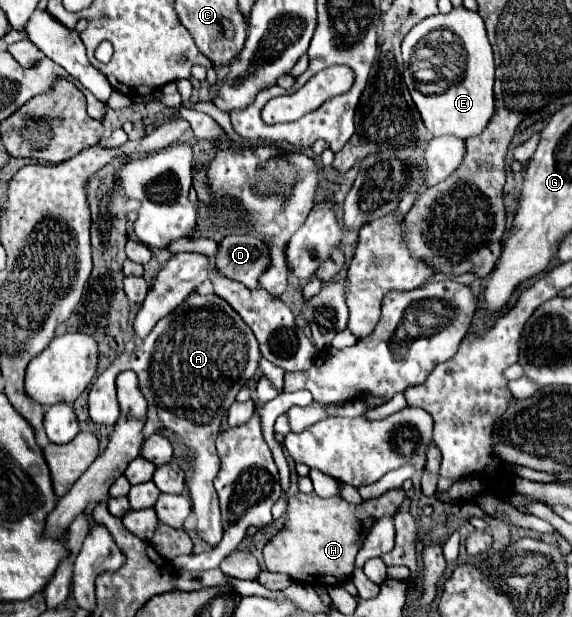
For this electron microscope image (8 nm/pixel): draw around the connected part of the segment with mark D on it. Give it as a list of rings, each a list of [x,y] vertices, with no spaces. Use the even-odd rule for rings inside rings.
[[[226,235],[218,243],[216,271],[248,289],[258,289],[258,277],[270,263],[268,247],[252,235]]]

